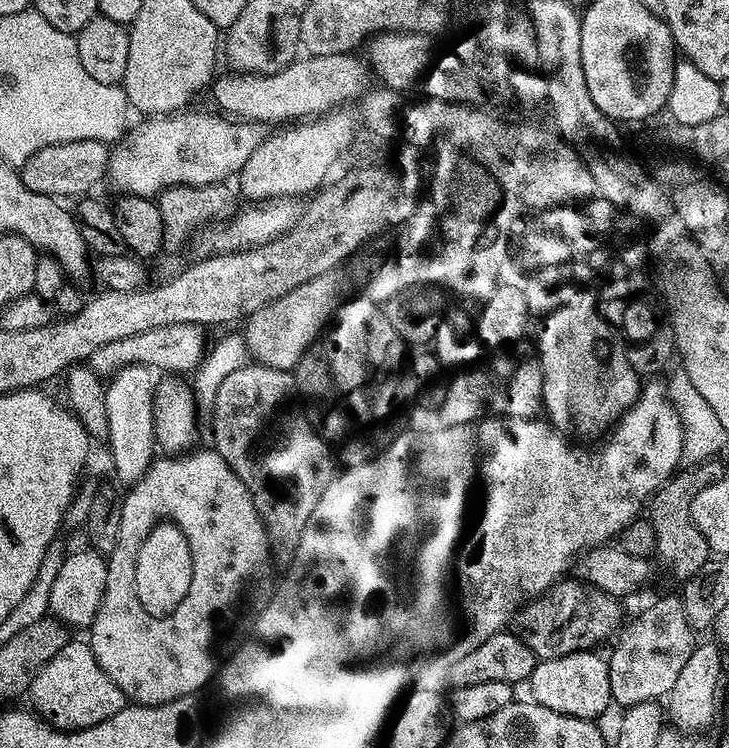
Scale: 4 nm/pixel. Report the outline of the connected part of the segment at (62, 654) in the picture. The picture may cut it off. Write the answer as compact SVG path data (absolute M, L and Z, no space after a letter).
M76 638L69 639L68 644L62 646L62 650L58 650L58 654L50 658L50 662L46 662L46 666L35 672L32 677L31 696L33 704L31 707L36 715L62 732L76 732L80 728L98 726L98 722L106 722L106 718L118 714L126 706L122 690L118 690L118 686L114 686L114 682L106 678L106 670L98 666L98 660L94 658L90 645L83 639L76 640Z

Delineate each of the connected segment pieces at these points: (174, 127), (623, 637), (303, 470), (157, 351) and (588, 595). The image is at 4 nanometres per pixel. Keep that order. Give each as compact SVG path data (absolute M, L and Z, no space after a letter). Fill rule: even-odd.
M192 111L145 119L111 149L107 179L117 193L156 198L170 186L219 184L235 177L266 138L265 129L251 120Z
M679 595L654 601L637 620L631 620L623 625L615 641L616 649L607 657L612 699L624 710L642 703L663 701L674 690L678 674L689 661L694 647L694 629L688 625L684 602Z
M249 362L222 378L210 419L211 447L242 478L264 524L273 557L279 563L281 560L281 565L291 564L302 530L306 530L318 498L326 494L334 475L334 452L328 449L329 441L314 427L298 399L297 377L292 372Z
M179 324L178 326L158 326L158 330L146 330L146 334L134 334L130 338L118 338L118 342L106 342L90 357L93 371L101 378L111 378L122 367L130 364L147 364L164 374L184 374L192 372L204 359L206 343L205 329L198 324Z
M575 579L561 580L551 591L525 604L518 613L518 635L540 660L599 649L599 644L603 640L611 641L625 623L626 615L620 609L621 601L617 597L594 584L584 583L583 579Z

